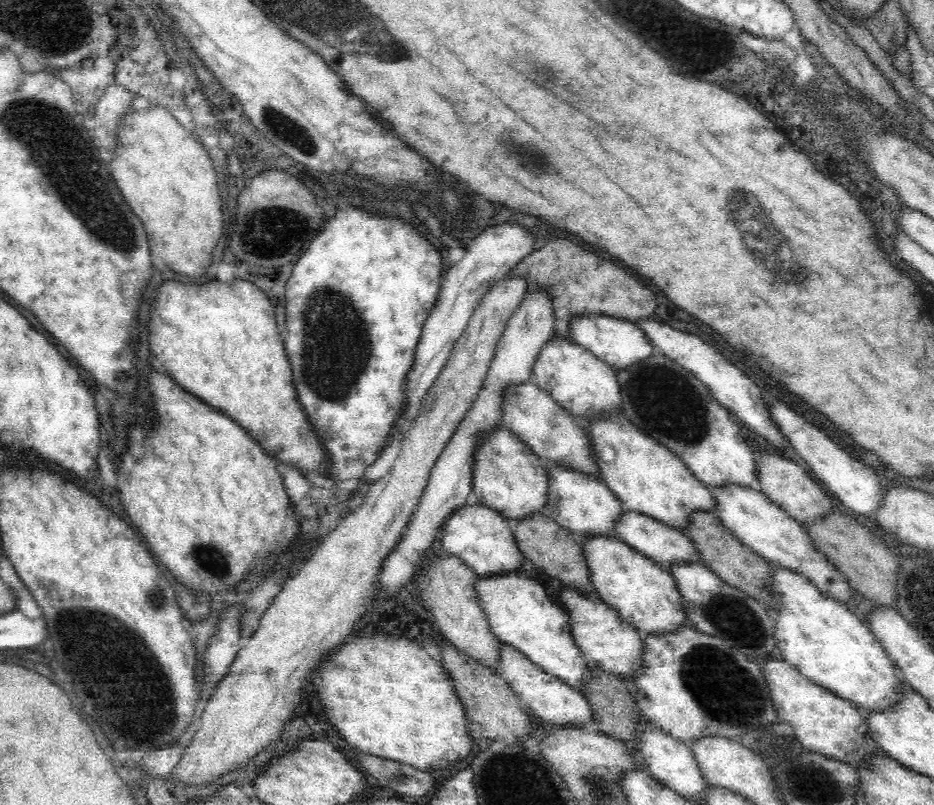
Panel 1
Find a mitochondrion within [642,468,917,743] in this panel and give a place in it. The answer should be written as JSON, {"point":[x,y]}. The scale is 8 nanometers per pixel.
{"point":[733,616]}

